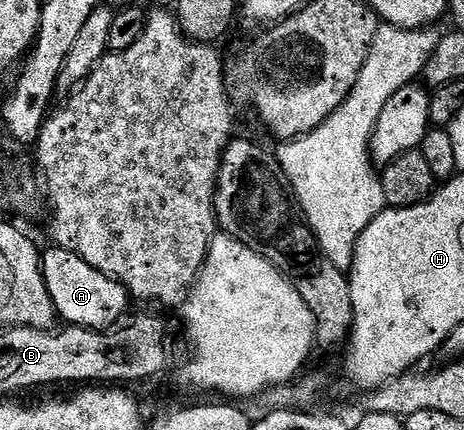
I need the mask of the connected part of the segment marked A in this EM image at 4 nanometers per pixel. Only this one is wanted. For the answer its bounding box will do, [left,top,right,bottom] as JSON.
[42,247,129,329]

